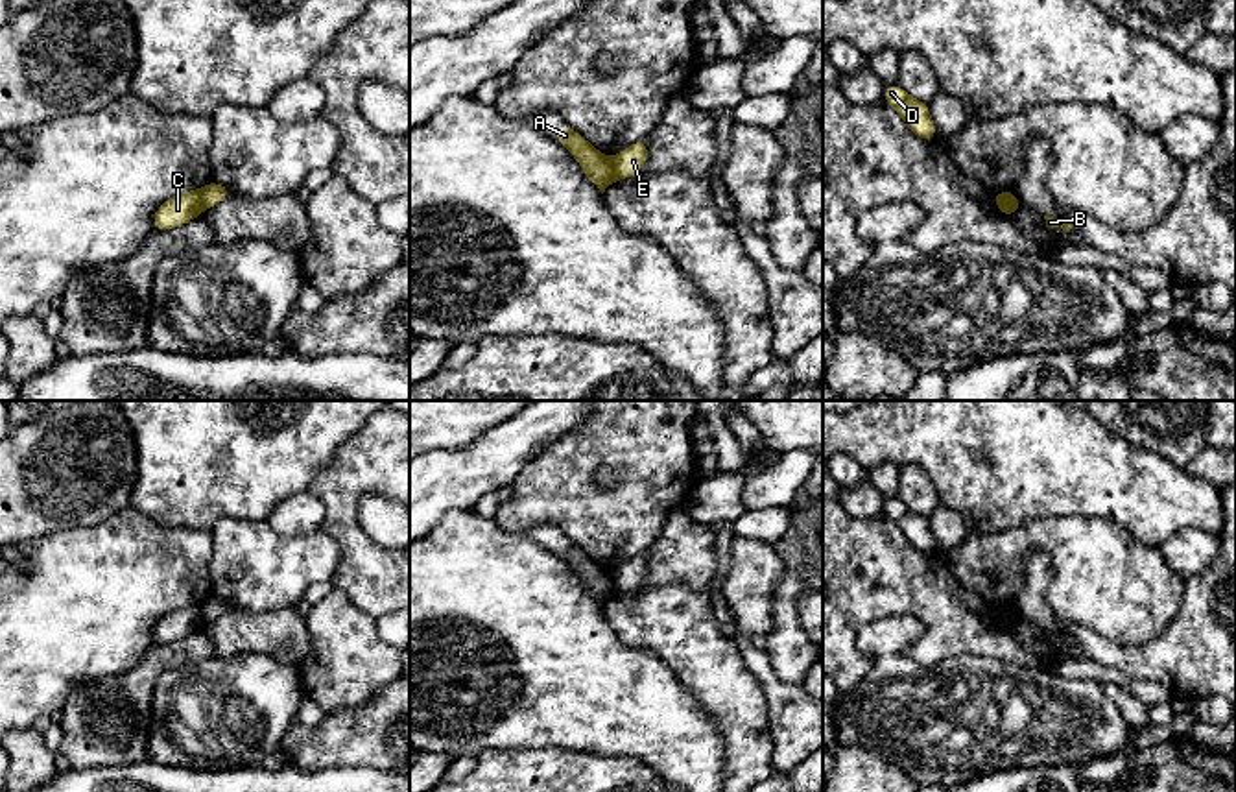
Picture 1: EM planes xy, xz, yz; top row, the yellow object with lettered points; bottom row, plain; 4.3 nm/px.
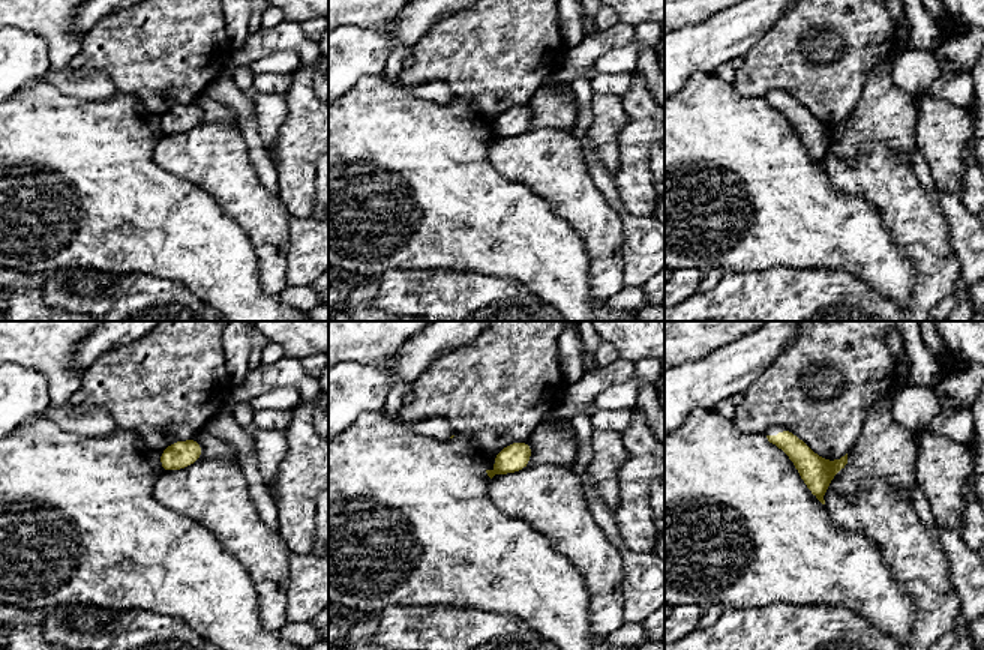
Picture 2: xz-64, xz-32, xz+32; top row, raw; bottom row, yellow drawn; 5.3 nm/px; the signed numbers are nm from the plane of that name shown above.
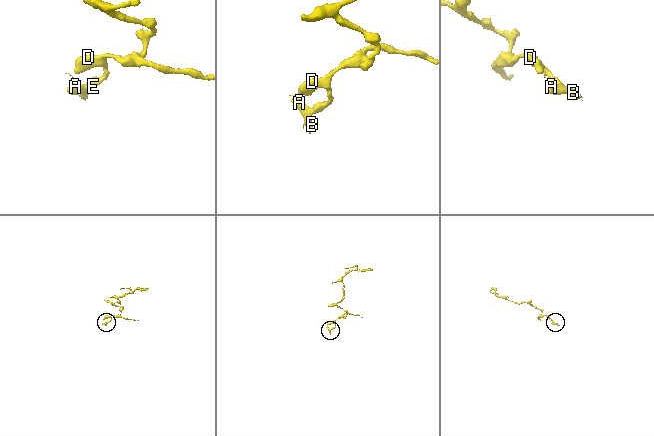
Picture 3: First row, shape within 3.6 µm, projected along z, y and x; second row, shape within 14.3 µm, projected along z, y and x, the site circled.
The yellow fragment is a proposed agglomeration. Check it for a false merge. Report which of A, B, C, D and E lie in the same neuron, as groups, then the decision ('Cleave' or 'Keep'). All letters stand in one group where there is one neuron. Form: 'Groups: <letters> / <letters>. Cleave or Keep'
Groups: A B C / D E. Cleave

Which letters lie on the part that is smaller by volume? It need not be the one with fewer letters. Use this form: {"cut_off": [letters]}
{"cut_off": ["A", "B", "C"]}

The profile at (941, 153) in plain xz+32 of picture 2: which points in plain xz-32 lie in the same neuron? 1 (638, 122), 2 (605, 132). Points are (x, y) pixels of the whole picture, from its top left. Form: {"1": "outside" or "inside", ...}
{"1": "outside", "2": "inside"}

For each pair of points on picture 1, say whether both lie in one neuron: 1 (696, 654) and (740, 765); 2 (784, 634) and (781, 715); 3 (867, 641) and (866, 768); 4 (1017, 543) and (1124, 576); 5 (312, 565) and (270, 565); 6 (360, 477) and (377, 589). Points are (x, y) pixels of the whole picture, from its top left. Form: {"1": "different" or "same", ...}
{"1": "same", "2": "different", "3": "different", "4": "same", "5": "same", "6": "same"}

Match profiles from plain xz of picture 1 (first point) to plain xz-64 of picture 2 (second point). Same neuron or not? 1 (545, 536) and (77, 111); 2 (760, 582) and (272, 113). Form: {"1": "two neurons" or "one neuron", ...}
{"1": "two neurons", "2": "one neuron"}

